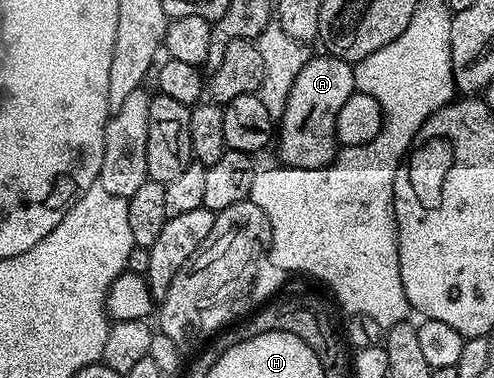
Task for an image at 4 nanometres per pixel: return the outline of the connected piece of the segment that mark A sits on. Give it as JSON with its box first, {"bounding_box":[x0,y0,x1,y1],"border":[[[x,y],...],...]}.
{"bounding_box":[275,54,353,170],"border":[[[328,54],[314,55],[299,70],[283,114],[279,118],[279,131],[275,136],[275,148],[281,155],[280,163],[287,168],[315,170],[327,166],[339,151],[335,135],[335,117],[343,102],[351,98],[353,87],[353,64]]]}

